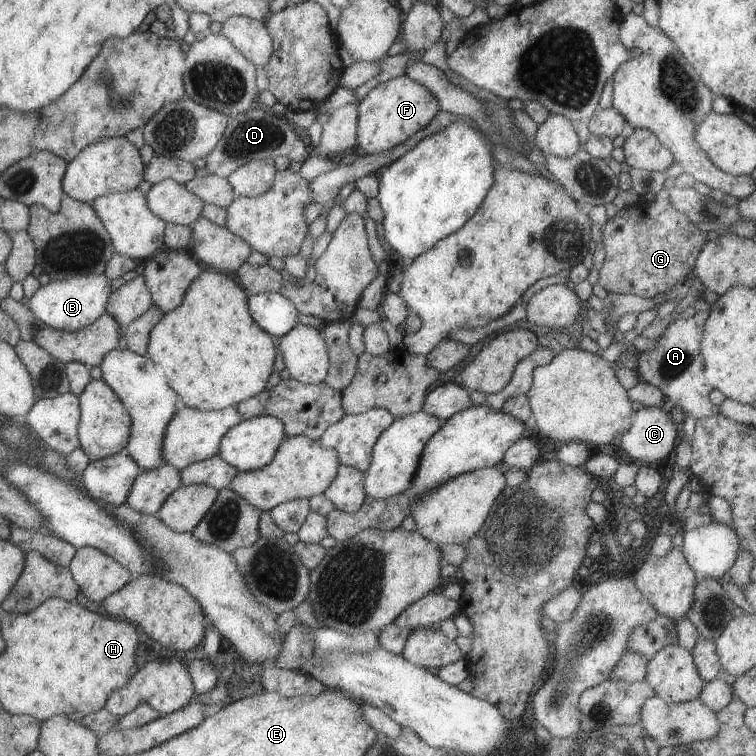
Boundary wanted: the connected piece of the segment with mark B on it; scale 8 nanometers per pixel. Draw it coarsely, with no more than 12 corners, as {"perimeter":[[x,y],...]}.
{"perimeter":[[104,273],[49,281],[28,308],[45,326],[78,331],[106,312]]}

